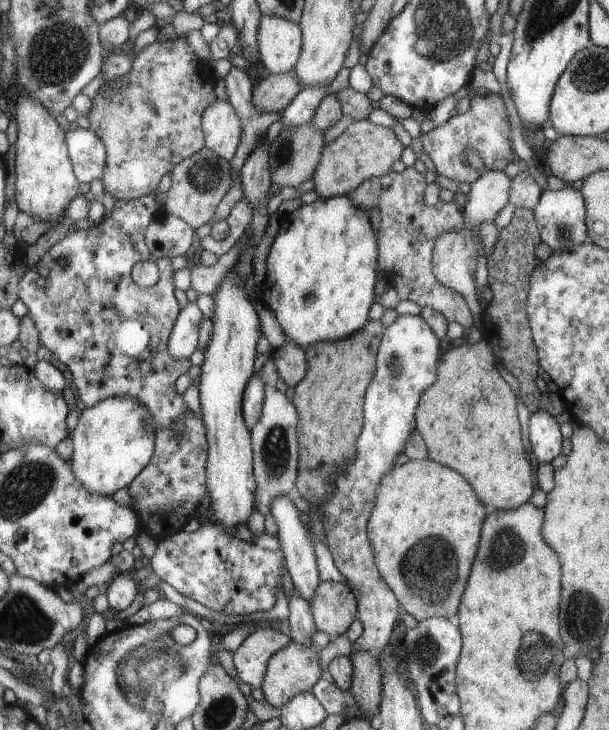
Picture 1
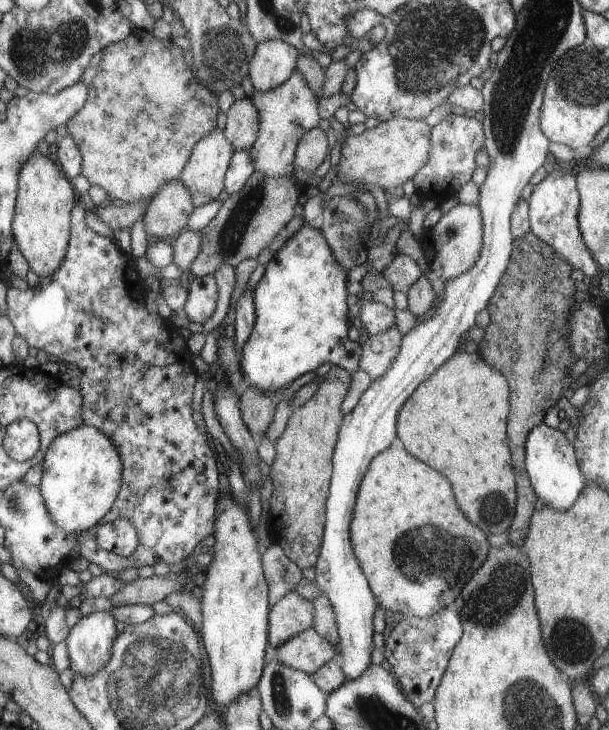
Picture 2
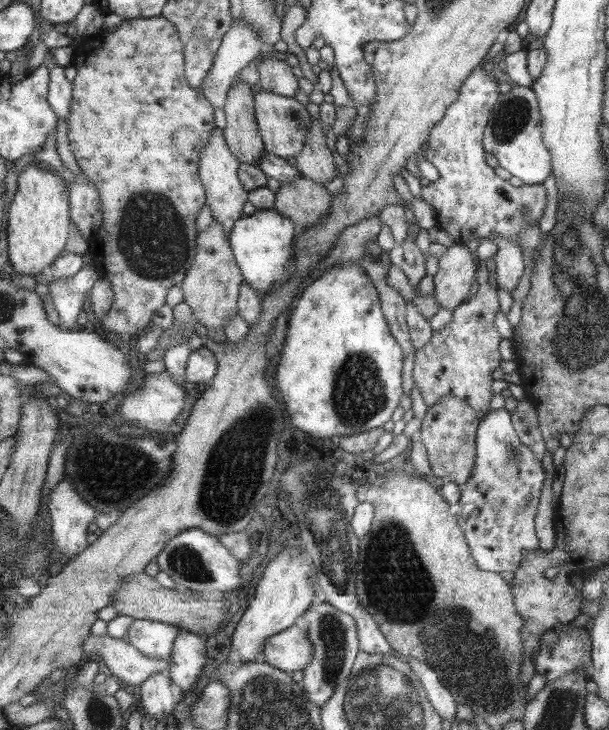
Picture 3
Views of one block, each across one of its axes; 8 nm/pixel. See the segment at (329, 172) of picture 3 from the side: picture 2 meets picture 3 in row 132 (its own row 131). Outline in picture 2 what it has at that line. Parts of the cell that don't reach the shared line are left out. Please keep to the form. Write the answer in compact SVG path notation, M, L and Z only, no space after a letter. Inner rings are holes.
M319 126L305 132L304 138L297 144L296 169L313 173L326 160L329 154L327 132Z

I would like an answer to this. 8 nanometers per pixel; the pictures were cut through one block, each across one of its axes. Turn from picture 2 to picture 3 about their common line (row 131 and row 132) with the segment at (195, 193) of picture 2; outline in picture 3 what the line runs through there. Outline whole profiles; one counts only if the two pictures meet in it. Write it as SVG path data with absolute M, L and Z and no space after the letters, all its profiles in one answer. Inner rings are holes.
M215 127L210 138L202 146L200 158L200 175L202 184L206 186L206 204L210 206L213 220L222 224L226 234L230 234L237 220L242 218L244 204L248 202L248 191L241 183L239 171L241 161L234 152L230 152L228 142L226 142L225 133L220 128Z

